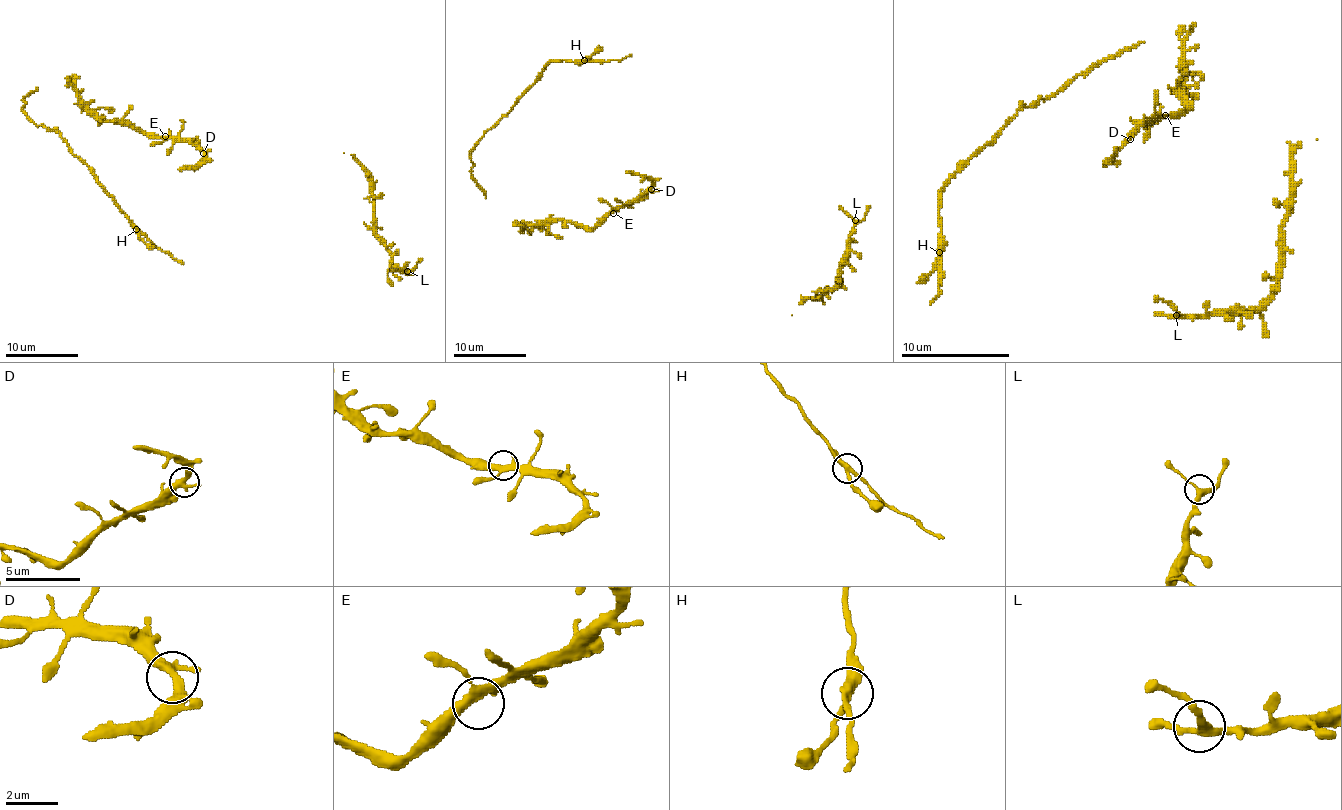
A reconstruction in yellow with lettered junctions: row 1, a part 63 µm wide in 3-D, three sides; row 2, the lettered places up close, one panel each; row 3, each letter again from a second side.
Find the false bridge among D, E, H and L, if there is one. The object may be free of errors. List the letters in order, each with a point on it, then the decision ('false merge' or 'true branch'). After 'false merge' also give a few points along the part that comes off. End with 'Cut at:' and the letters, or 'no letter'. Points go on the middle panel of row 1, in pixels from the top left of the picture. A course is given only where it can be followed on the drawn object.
D: (651, 189) | true branch
E: (613, 213) | true branch
H: (584, 60) | false merge | (584, 60), (609, 62), (631, 54)
L: (855, 220) | true branch
Cut at: H

